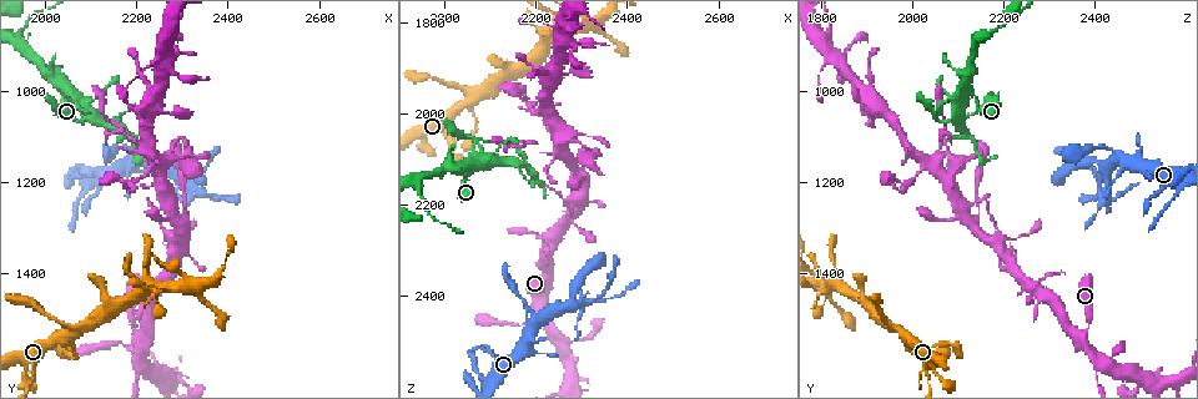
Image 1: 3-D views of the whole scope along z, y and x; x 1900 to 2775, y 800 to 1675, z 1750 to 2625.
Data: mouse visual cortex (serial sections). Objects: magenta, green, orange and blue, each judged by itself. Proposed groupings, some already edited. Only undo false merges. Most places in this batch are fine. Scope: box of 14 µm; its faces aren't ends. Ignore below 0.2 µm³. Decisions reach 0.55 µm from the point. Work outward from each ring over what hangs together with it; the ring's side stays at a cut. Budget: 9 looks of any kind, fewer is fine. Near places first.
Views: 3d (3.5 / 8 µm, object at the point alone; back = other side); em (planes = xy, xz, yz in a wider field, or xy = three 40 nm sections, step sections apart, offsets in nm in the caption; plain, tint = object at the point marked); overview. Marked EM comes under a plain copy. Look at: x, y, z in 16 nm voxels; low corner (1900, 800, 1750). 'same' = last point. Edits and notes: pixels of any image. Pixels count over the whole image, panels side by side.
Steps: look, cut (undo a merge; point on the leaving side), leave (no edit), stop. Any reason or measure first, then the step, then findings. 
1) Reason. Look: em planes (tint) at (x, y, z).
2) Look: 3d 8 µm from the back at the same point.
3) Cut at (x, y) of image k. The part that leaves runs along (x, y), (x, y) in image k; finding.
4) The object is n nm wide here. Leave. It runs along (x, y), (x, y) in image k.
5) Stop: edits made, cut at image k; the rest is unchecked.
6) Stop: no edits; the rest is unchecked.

Thick turns thin. Look: 3d 3.5 µm from the back at (2050, 1000, 2125).

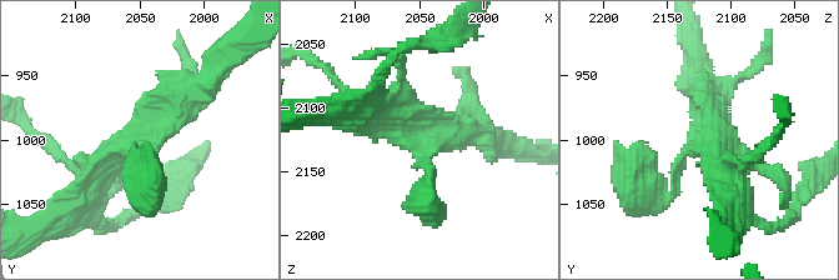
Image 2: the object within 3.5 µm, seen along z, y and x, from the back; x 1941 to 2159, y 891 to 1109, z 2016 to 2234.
Shape alone is not enough. Look: em xy step 2 (tint) at (2052, 1002, 2124).

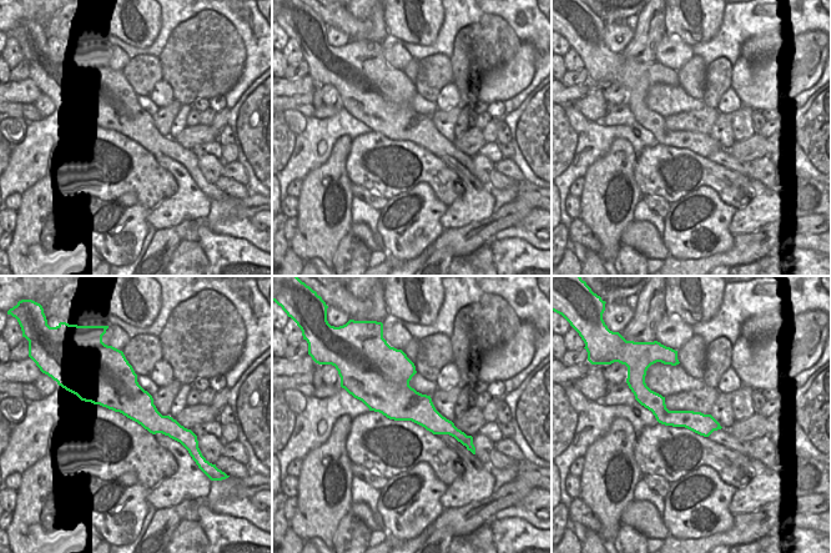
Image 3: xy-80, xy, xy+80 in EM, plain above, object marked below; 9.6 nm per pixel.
Leave. It runs along (428, 183), (417, 141), (363, 109) in image 2; continuous, no second cell.

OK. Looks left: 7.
Abrupt turn. Look: 3d 8 µm at (2305, 1110, 2070).

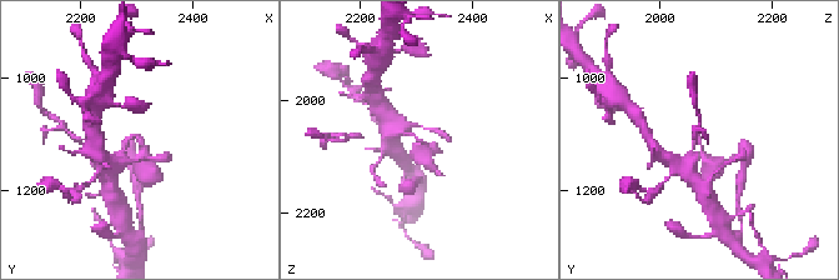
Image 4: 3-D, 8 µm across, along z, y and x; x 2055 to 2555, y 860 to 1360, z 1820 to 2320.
Zoom in. Look: 3d 3.5 µm at (2300, 1105, 2070).

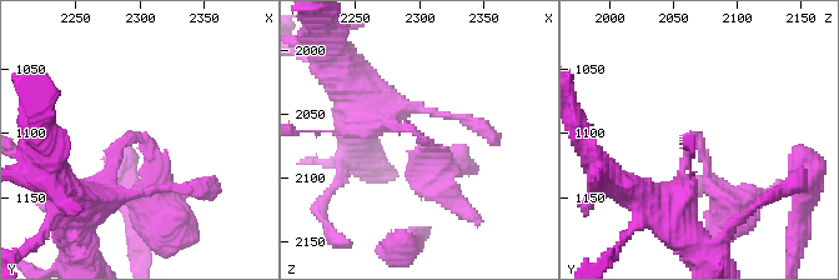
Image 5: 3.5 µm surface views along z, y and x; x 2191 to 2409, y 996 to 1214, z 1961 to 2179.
Shape alone is not enough. Look: em planes (tint) at (2304, 1102, 2070).

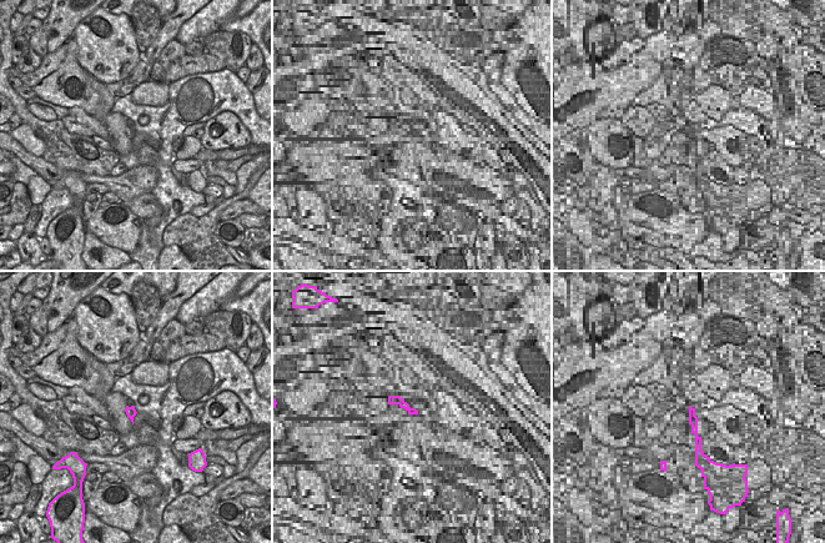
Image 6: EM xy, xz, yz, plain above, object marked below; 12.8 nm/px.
Leave. It runs along (373, 121), (416, 131), (438, 166) in image 5; all the same cell.

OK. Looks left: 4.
Thick turns thin. Look: 3d 3.5 µm from the back at (2320, 1200, 2410).

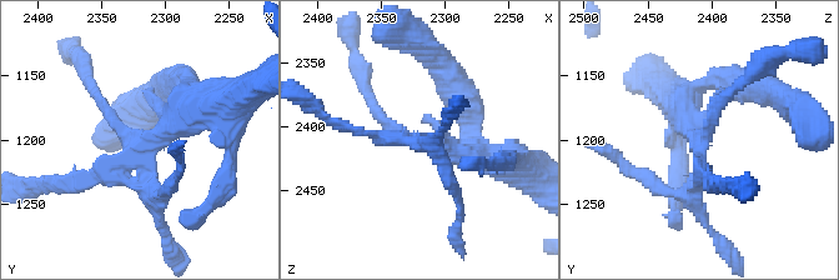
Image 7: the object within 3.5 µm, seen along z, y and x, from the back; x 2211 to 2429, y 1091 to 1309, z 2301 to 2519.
Shape alone is not enough. Look: em xy step 1 (tint) at (2316, 1202, 2412).

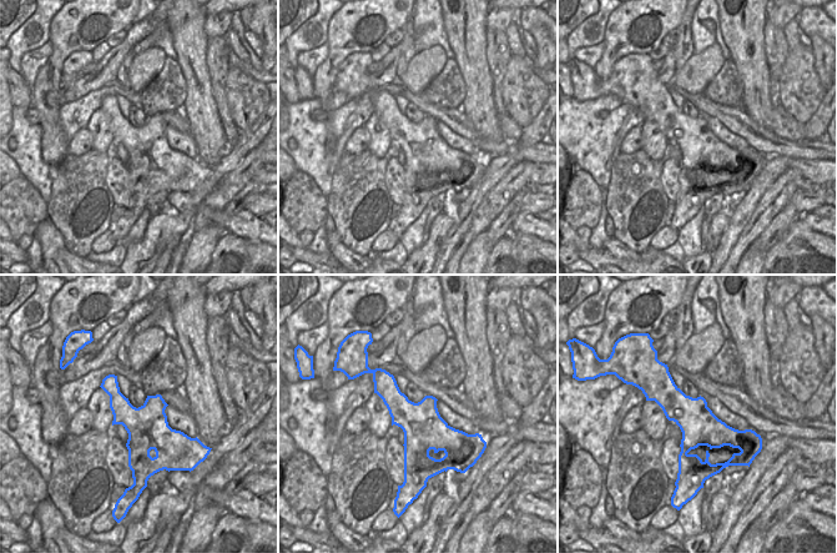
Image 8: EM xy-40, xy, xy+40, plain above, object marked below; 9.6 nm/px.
Leave. It runs along (665, 372), (690, 468) in image 8; continuous, no second cell.

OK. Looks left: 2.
Thin arm on a thick one. Look: 3d 3.5 µm at (2205, 1600, 2415).

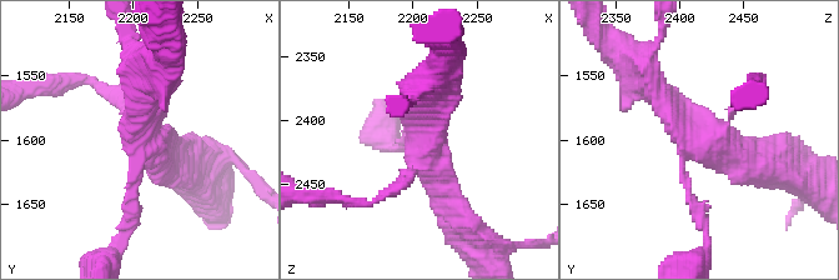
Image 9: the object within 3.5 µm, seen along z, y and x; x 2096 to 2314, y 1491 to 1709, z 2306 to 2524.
Look: em xy step 3 (tint) at (2208, 1598, 2412).

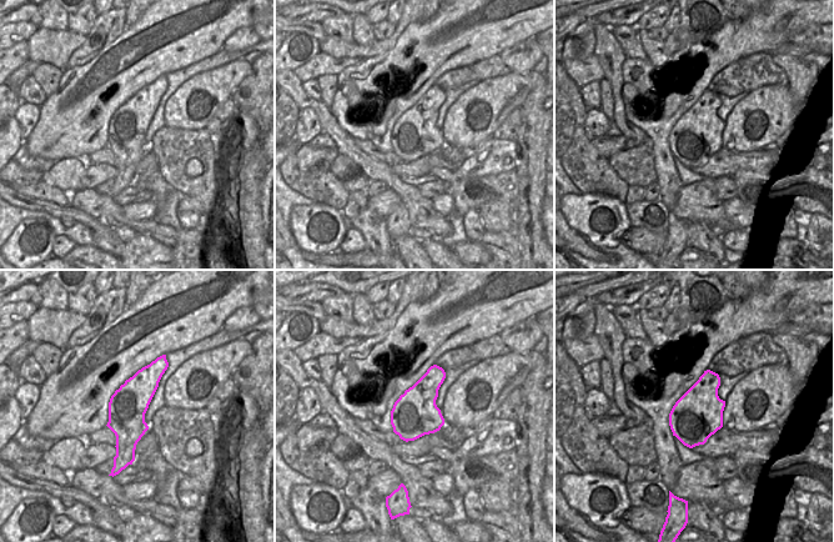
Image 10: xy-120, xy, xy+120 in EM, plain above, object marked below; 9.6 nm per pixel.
Leave. It runs along (157, 362), (127, 406), (122, 461) in image 10; all the same cell.

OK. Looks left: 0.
Stop: no edits; the rest is unchecked.

